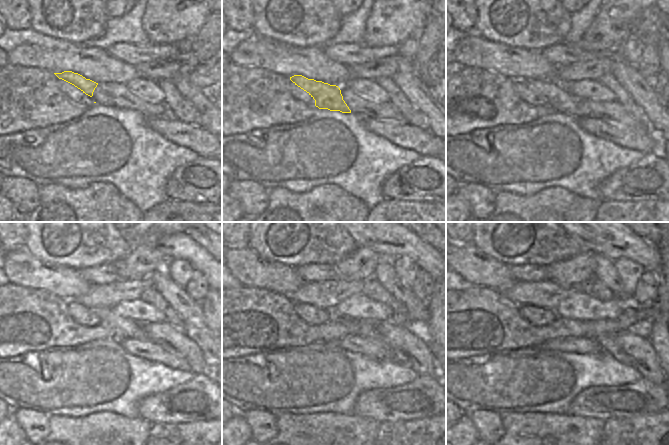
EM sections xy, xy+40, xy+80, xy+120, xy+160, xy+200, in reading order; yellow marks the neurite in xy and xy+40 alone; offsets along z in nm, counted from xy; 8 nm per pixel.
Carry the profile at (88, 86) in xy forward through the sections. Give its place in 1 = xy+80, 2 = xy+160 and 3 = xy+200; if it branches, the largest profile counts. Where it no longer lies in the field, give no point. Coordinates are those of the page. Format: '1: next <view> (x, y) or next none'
1: next xy+80 (556, 96)
2: next xy+160 (367, 329)
3: next xy+200 (610, 343)

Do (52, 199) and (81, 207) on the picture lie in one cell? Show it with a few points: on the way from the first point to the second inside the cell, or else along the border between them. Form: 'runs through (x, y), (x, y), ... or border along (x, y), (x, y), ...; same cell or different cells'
runs through (59, 202), (68, 202), (74, 207); same cell

